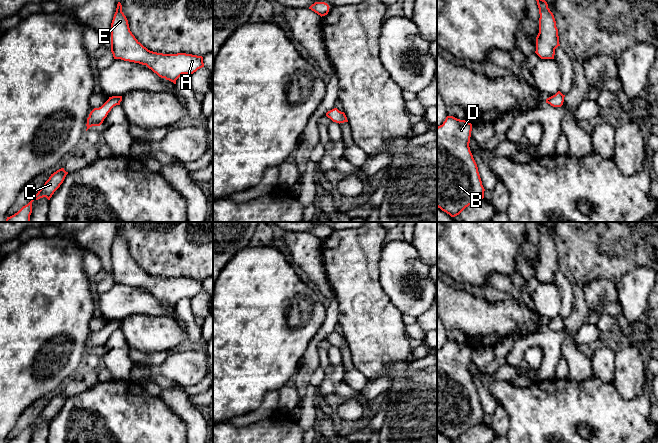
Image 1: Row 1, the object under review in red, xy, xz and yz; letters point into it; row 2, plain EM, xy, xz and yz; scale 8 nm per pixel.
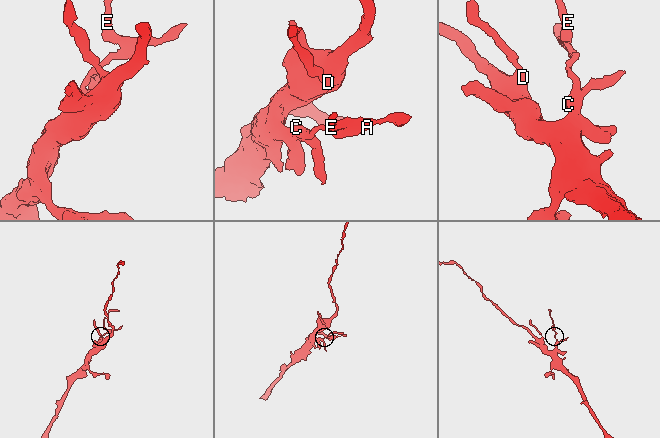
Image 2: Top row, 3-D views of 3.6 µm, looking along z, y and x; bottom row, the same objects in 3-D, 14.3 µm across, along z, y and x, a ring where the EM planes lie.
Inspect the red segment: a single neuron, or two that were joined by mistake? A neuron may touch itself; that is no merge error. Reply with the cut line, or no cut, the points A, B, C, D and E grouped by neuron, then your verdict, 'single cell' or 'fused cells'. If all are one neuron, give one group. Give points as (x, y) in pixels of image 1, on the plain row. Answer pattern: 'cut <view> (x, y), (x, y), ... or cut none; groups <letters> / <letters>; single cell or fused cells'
cut none; groups A B C D E; single cell

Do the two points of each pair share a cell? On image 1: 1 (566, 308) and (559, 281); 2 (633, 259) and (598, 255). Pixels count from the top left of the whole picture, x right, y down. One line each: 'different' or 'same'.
1: same
2: same

